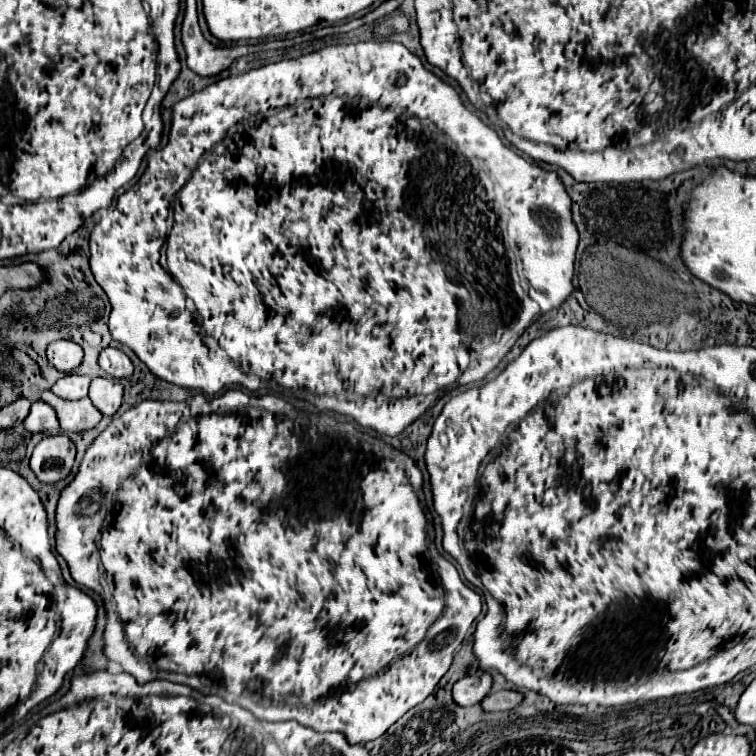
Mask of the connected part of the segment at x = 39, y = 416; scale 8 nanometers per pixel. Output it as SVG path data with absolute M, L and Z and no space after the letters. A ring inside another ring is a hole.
M36 400L32 404L30 414L24 420L24 428L32 434L58 434L60 430L54 408L42 400Z

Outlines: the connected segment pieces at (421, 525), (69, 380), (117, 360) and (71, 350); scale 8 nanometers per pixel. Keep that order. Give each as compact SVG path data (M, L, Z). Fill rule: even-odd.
M228 390L224 396L214 396L214 398L194 396L185 402L143 400L138 406L124 412L120 418L114 418L106 426L106 430L92 442L92 446L88 448L80 464L76 478L60 494L58 508L56 508L56 526L58 526L56 548L68 562L72 578L78 584L98 592L106 602L108 624L104 632L104 642L106 642L104 654L108 656L108 660L122 664L122 668L128 674L132 674L140 684L150 682L150 680L170 680L170 682L190 684L198 692L204 692L204 688L212 688L212 692L222 696L226 702L238 704L242 708L244 708L244 700L248 700L248 704L260 704L264 712L256 716L262 720L268 720L268 722L296 720L302 726L308 726L316 732L342 732L350 744L366 744L382 736L402 714L406 714L410 708L414 708L416 704L420 704L422 700L426 700L426 696L434 692L440 678L448 672L452 664L452 654L464 640L466 630L480 616L480 610L482 610L480 596L462 582L456 566L438 554L433 539L430 540L430 533L428 533L426 542L426 516L420 506L418 494L412 490L408 478L404 476L404 470L390 458L390 452L392 452L390 446L386 446L382 440L366 432L364 434L358 432L352 424L338 422L334 418L324 420L330 416L308 414L308 412L296 410L290 402L278 396L272 396L272 394L264 394L264 396L244 394L240 390ZM186 402L190 402L192 406L192 416L188 416ZM342 684L350 689L328 696L332 690L340 688ZM292 700L300 704L312 704L312 708L272 706L272 702L292 702Z
M66 374L60 378L54 386L52 392L64 400L80 400L88 396L88 386L90 378L88 376L78 376L78 374Z
M104 348L100 352L100 366L112 376L112 378L128 378L132 374L132 362L130 358L116 348Z
M58 340L58 342L48 344L46 358L56 370L70 372L82 362L84 354L82 354L82 348L78 344L70 342L70 340Z

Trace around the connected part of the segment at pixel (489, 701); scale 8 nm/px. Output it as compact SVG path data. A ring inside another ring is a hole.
M500 690L500 692L490 692L482 702L484 712L502 712L502 710L512 710L522 702L522 694L514 690Z

